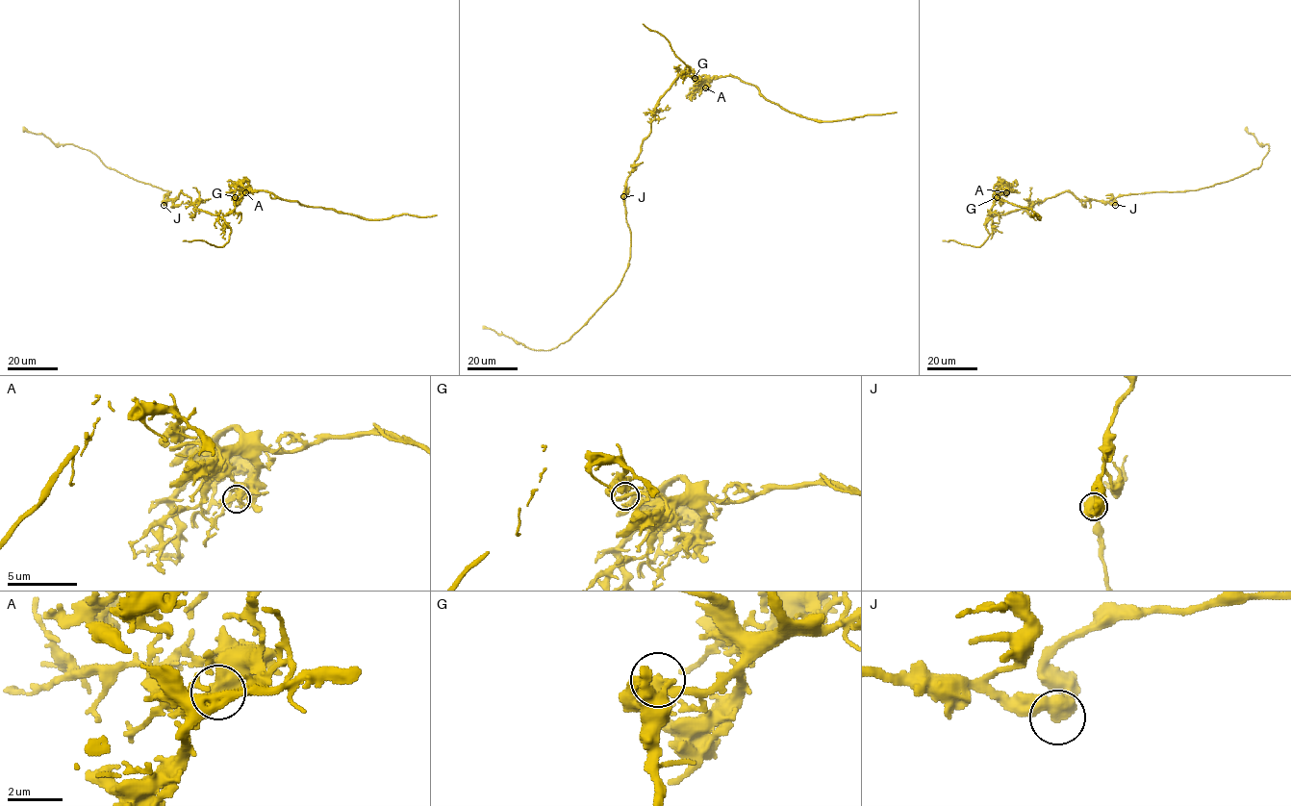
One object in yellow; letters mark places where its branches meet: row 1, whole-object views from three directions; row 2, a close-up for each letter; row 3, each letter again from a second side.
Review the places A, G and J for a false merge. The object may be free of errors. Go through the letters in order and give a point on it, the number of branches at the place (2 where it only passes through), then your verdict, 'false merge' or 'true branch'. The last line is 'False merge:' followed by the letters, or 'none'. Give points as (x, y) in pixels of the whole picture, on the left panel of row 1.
A: place (245, 192); branches 2; true branch
G: place (235, 197); branches 2; false merge
J: place (164, 205); branches 2; true branch
False merge: G

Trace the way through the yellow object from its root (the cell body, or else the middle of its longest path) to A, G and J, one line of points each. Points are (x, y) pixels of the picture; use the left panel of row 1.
A: (182, 191), (190, 198), (196, 209), (219, 216), (232, 212), (235, 200), (245, 192)
G: (182, 191), (190, 198), (196, 209), (219, 216), (233, 211), (235, 196)
J: (182, 191), (176, 199), (169, 199), (164, 205)

